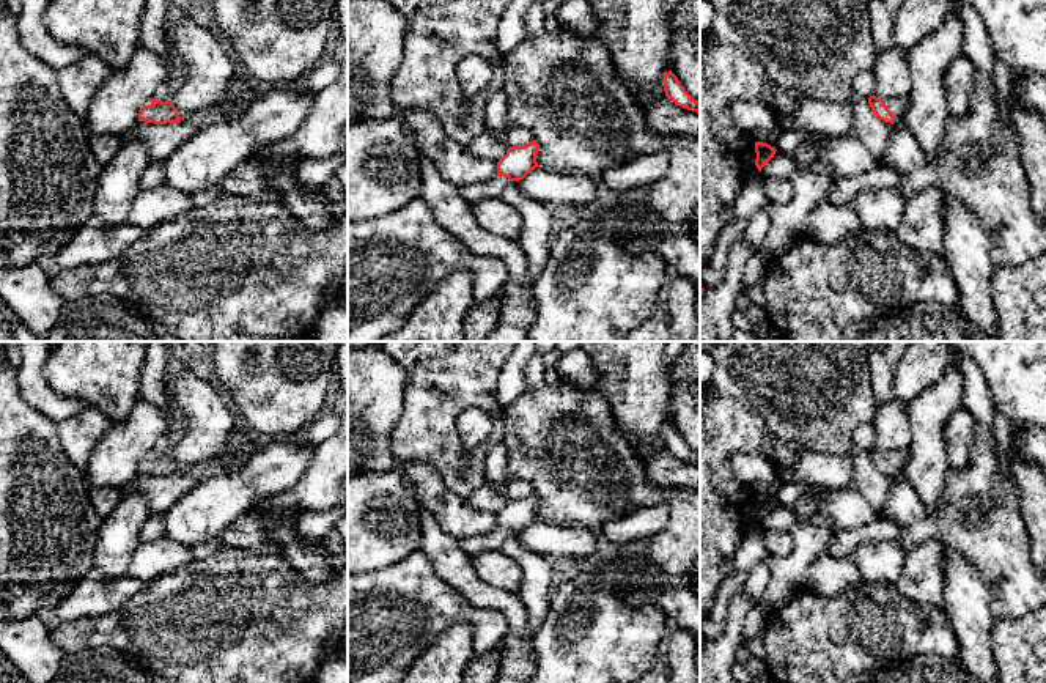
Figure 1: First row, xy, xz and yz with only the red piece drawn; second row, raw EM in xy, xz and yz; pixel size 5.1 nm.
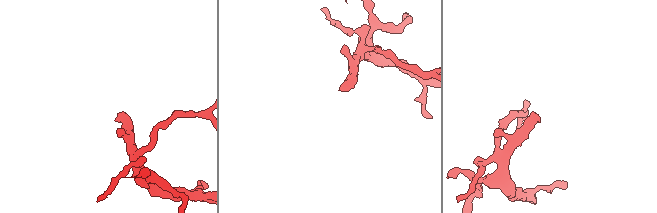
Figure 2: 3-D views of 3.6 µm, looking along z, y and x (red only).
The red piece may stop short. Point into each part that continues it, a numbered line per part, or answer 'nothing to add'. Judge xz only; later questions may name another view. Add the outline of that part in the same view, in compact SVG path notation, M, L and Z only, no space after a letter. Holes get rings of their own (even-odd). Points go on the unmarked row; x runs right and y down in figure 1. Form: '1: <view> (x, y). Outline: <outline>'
1: xz (471, 545). Outline: M495 529L486 535L466 537L459 540L459 545L461 549L472 557L483 551L500 549L508 535L510 535L508 530Z

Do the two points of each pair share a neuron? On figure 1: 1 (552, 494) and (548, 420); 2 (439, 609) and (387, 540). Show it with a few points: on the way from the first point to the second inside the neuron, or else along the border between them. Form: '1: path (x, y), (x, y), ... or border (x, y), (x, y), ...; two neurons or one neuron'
1: path (552, 476), (552, 439); one neuron
2: border (417, 550), (400, 561), (367, 573); two neurons

